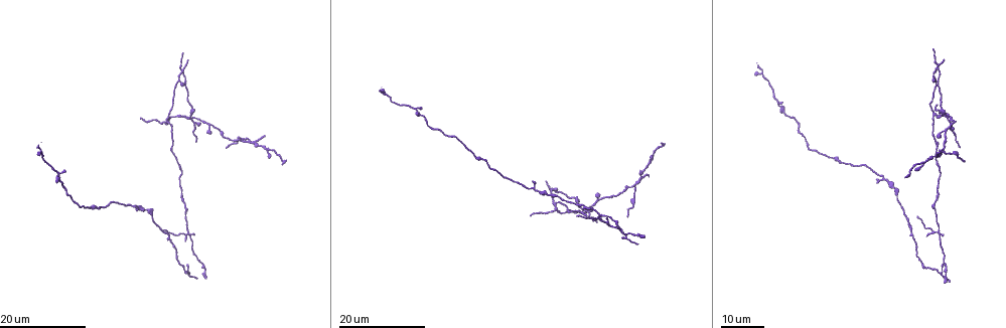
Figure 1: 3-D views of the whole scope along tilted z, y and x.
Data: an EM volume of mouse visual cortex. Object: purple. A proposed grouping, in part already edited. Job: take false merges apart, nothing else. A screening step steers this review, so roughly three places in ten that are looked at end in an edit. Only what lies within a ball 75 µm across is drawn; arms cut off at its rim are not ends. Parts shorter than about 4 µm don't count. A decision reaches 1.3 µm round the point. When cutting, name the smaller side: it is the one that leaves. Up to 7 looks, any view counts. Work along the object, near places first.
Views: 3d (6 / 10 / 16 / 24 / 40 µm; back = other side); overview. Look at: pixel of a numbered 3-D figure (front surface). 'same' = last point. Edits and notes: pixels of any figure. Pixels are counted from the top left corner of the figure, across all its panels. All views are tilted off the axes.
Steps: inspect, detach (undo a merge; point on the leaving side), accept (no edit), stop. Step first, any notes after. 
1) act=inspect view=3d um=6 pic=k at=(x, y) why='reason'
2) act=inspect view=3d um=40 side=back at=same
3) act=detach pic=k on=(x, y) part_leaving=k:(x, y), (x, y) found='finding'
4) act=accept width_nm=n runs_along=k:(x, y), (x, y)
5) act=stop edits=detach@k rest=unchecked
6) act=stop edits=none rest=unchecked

act=inspect view=3d um=24 pic=1 at=(551, 190) why='three-way junction'

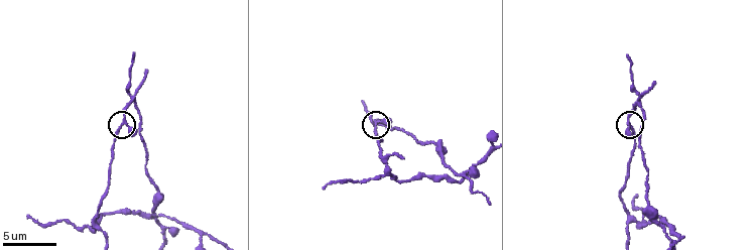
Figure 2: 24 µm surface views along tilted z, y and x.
act=inspect view=3d um=10 pic=2 at=(375, 128) why='closer look'

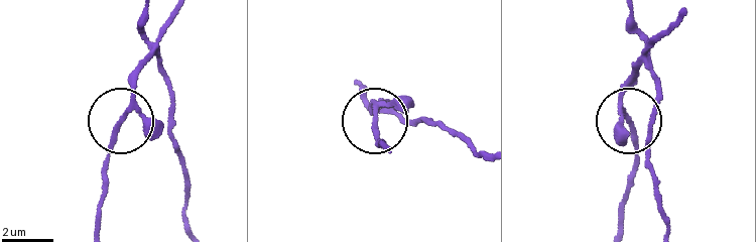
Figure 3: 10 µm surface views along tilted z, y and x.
act=accept arms=3 found='all the same neuron'

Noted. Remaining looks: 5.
act=inspect view=3d um=6 pic=2 at=(628, 219) why='small branch off a trunk'

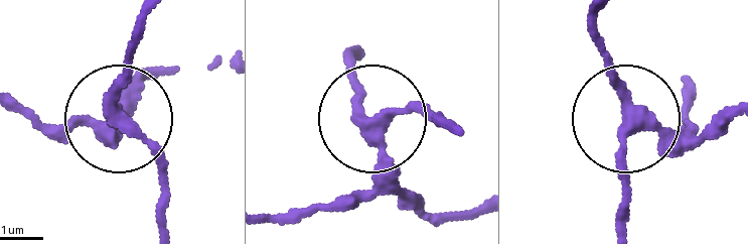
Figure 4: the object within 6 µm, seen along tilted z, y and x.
act=detach pic=4 on=(81, 119) width_nm=280 found='a second neuron is stuck on'

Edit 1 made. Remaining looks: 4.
act=inspect view=3d um=24 pic=1 at=(611, 227) why='three-way junction'

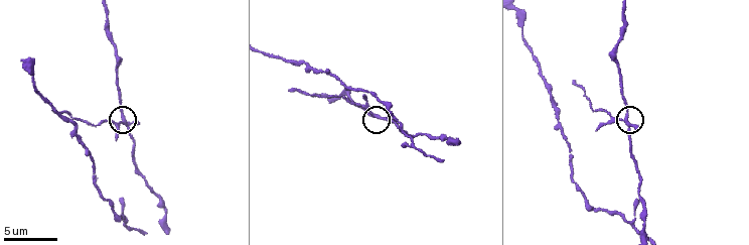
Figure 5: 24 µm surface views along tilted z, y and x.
act=inspect view=3d um=10 pic=5 at=(123, 117)

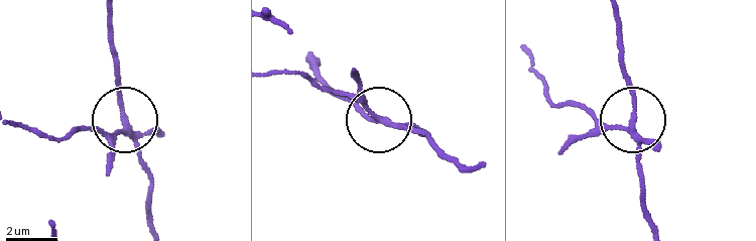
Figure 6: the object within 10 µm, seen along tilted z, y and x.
act=detach pic=6 on=(112, 144) side_arm_um=10 arms=3 found='a second neuron is stuck on'

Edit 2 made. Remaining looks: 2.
act=inspect view=3d um=24 pic=1 at=(57, 176) why='thin arm on a thick one'

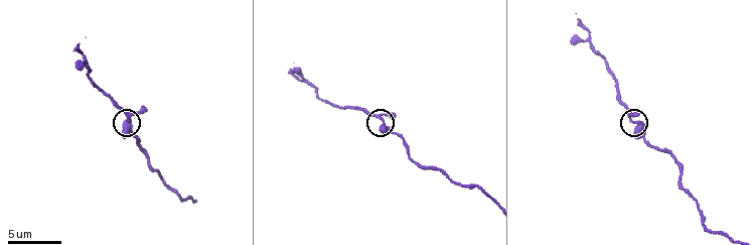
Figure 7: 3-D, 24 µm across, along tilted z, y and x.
act=inspect view=3d um=10 pic=7 at=(632, 122) why='zoom in'

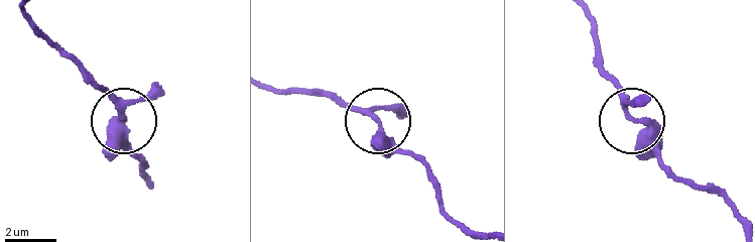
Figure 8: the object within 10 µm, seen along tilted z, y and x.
act=accept arms=3 runs_along=8:(485, 231), (454, 221), (431, 172), (377, 119), (330, 94) found='one neuron here'

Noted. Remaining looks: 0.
act=stop edits=detach@4,detach@6 rest=unchecked

